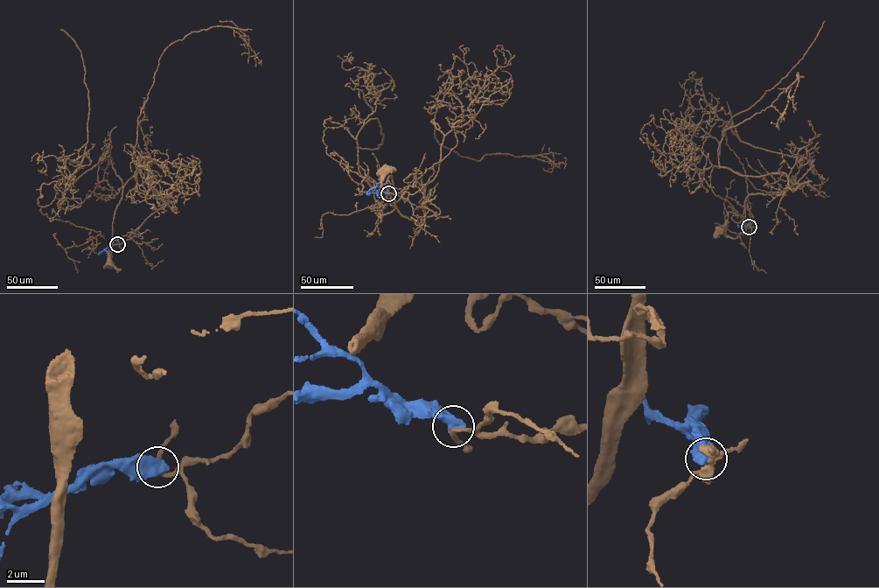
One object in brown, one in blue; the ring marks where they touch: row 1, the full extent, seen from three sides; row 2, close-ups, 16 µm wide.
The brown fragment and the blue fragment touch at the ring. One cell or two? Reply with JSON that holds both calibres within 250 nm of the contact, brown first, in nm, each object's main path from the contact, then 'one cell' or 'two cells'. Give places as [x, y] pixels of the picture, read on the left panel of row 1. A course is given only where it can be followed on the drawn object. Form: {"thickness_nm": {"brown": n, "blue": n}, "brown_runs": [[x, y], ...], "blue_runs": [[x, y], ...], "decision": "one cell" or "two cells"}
{"thickness_nm": {"brown": 240, "blue": 700}, "brown_runs": [[117, 244], [166, 205], [144, 164], [163, 165], [147, 155], [115, 210], [109, 268], [108, 262]], "blue_runs": [[117, 244], [101, 252]], "decision": "two cells"}

